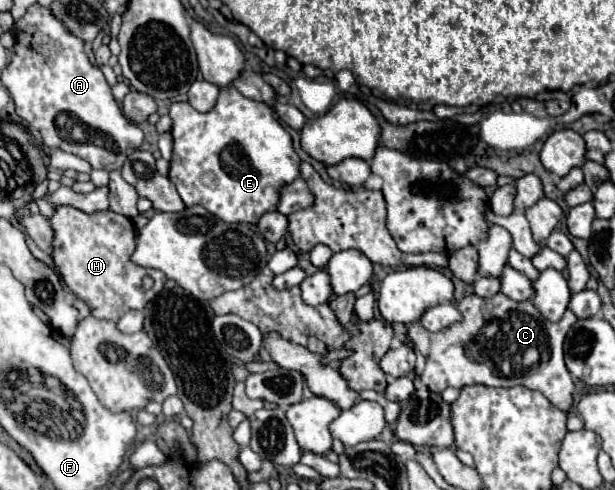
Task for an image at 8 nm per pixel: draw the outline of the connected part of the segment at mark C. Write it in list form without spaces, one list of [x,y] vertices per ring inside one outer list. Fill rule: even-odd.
[[[496,293],[490,299],[480,299],[478,295],[468,295],[460,301],[458,309],[462,311],[462,321],[454,323],[452,327],[440,331],[440,333],[428,333],[426,329],[414,329],[412,325],[406,331],[408,341],[412,343],[412,347],[418,351],[422,351],[422,355],[426,357],[426,367],[420,375],[420,381],[434,393],[442,393],[446,387],[456,387],[462,389],[466,385],[490,385],[490,387],[512,387],[512,385],[526,385],[528,389],[540,391],[554,407],[558,407],[560,411],[570,413],[572,409],[572,391],[574,391],[574,383],[570,377],[570,371],[564,365],[564,353],[562,353],[562,343],[564,343],[564,335],[568,333],[568,329],[578,321],[578,317],[568,309],[564,313],[564,317],[558,323],[548,323],[540,311],[536,311],[536,307],[530,301],[522,301],[516,303],[512,299],[508,299],[502,293]],[[418,331],[424,331],[424,339],[426,343],[420,347],[418,345]],[[472,361],[476,363],[484,363],[490,369],[472,369]]]

